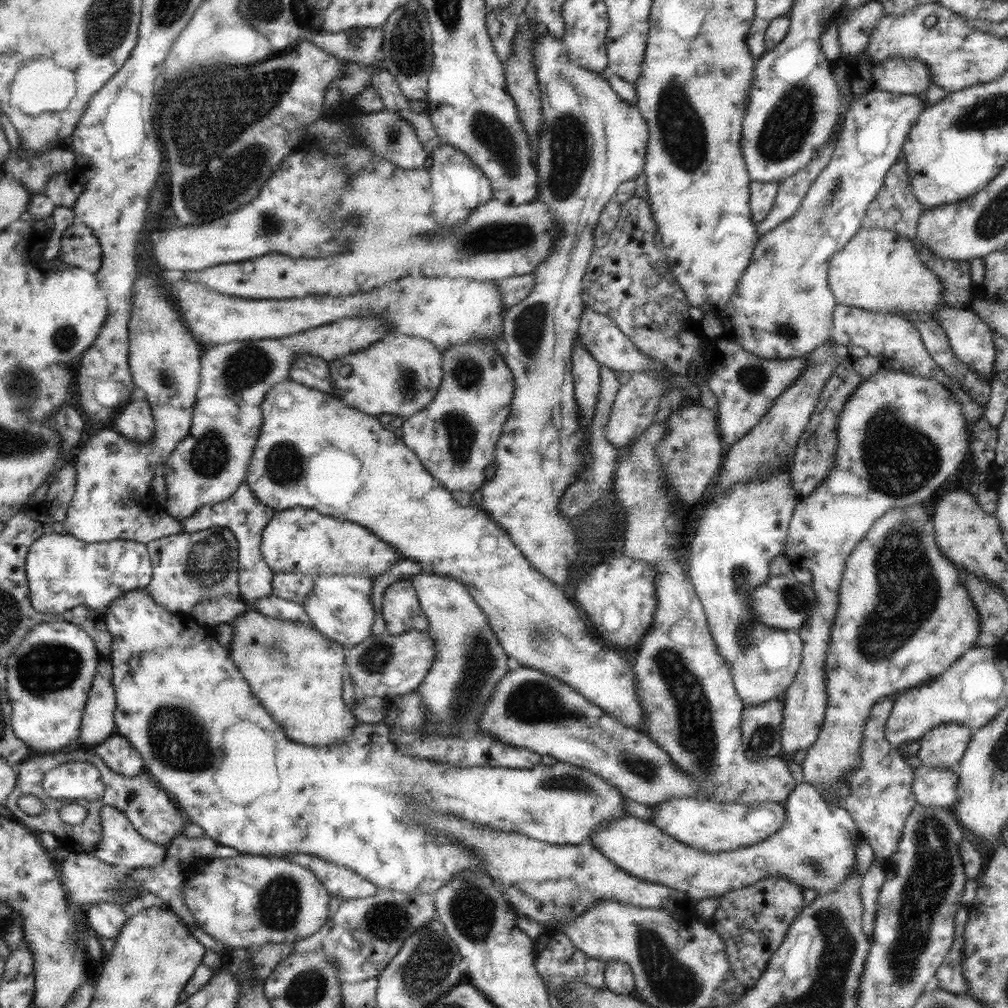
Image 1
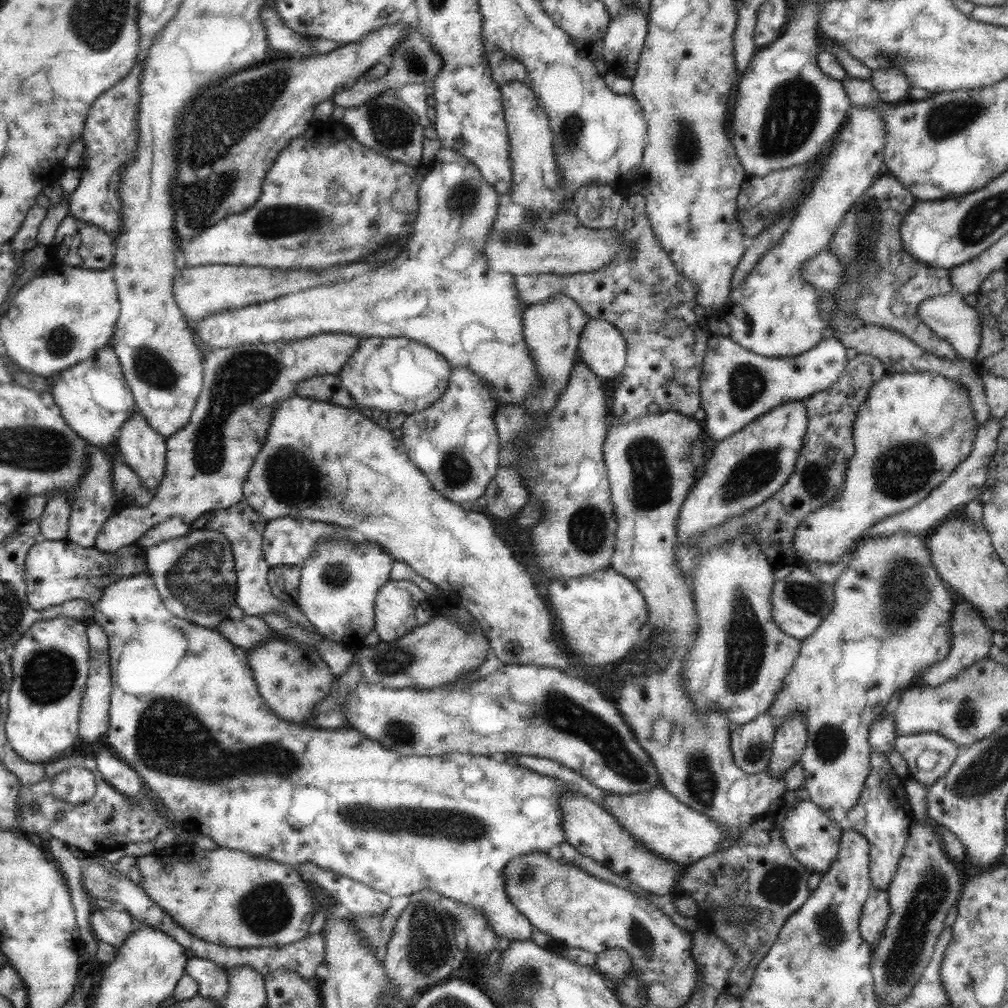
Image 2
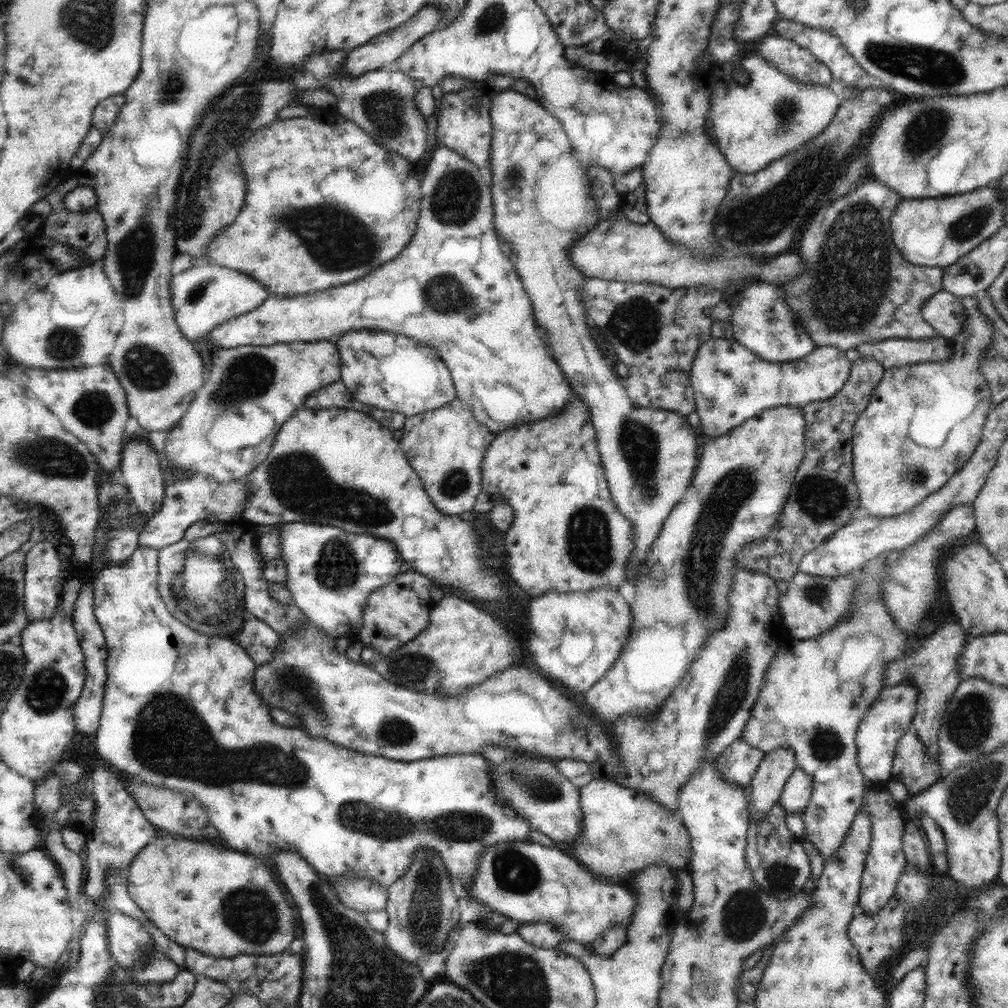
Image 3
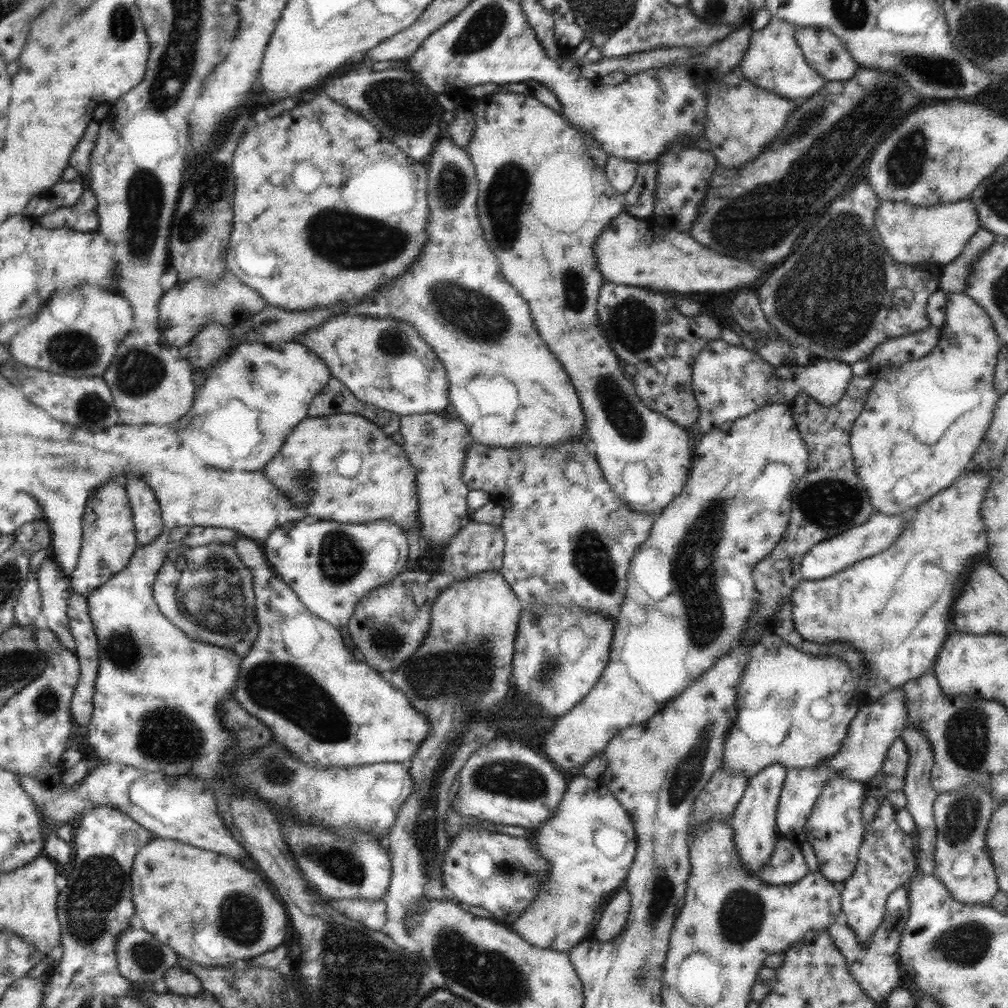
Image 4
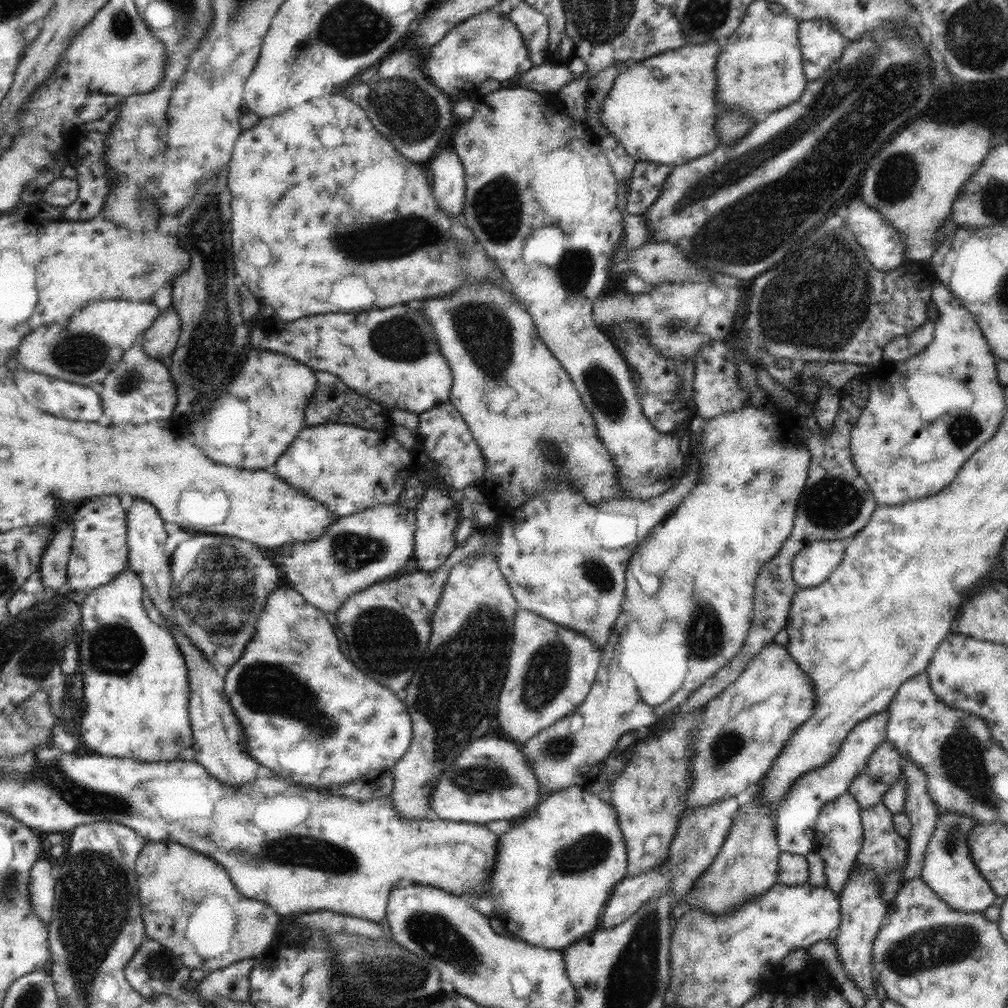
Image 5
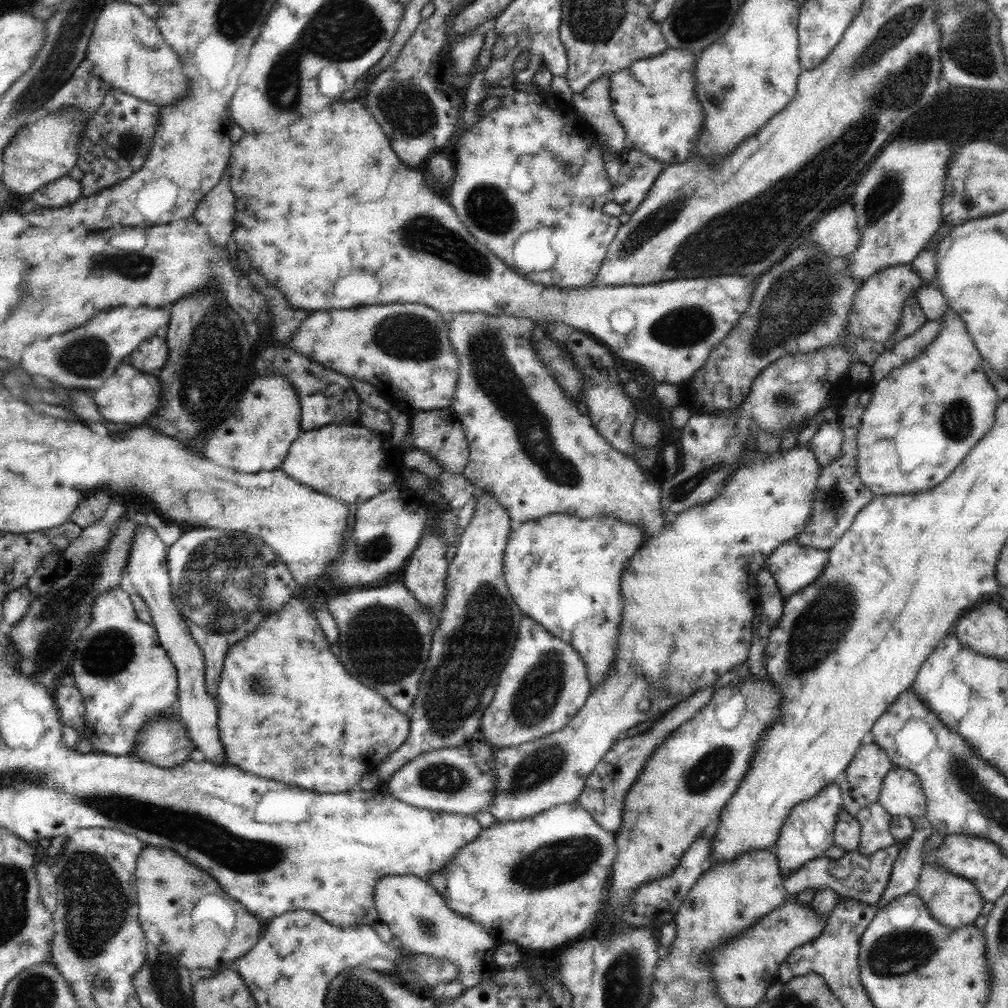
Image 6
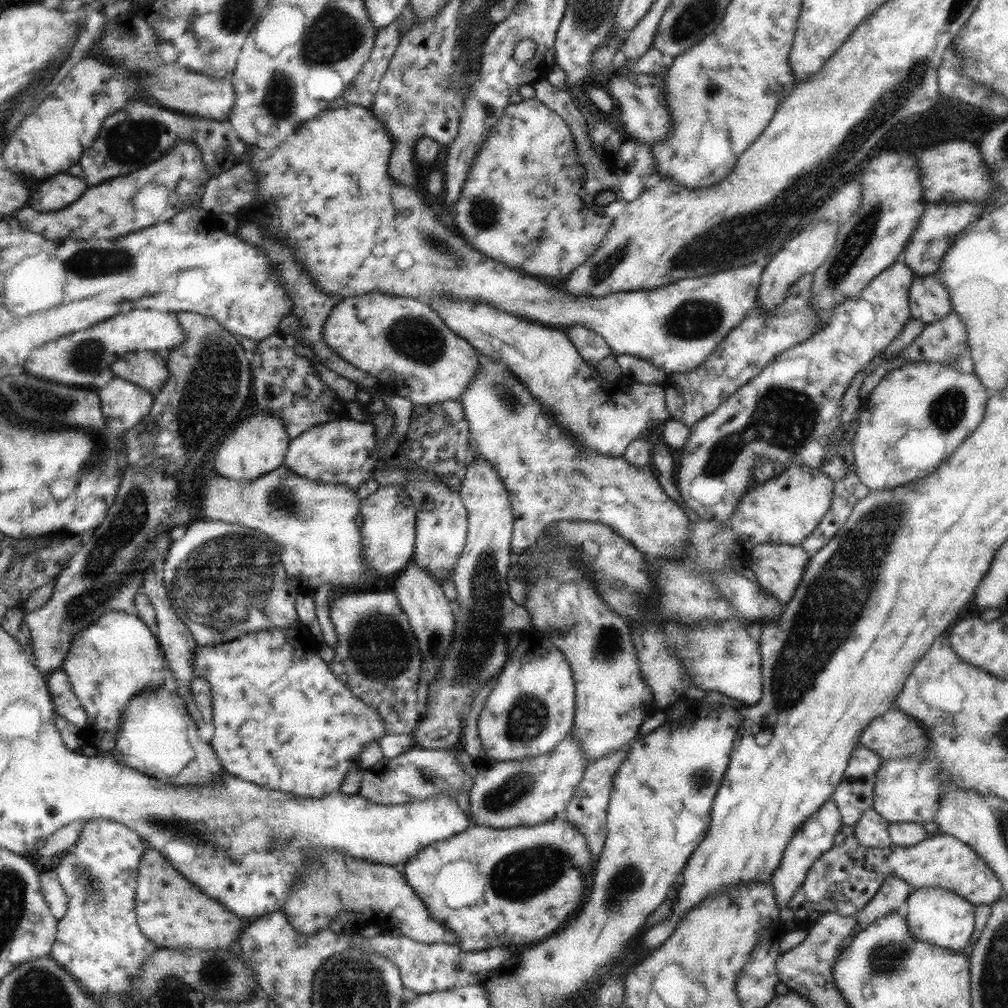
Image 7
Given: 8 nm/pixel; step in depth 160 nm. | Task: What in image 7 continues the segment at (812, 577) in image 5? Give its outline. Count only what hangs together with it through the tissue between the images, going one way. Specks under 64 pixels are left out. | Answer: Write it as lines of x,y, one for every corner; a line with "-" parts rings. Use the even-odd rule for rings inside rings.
757,544
750,549
748,566
761,586
784,606
794,596
811,553
788,544

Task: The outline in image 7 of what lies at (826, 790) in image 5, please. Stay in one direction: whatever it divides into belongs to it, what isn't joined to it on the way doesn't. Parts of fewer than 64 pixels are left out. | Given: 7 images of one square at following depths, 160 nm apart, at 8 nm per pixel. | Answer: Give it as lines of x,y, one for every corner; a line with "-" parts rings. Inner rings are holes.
822,826
824,834
810,838
806,830
796,829
792,840
787,844
782,860
770,877
777,906
783,909
792,895
803,885
809,868
834,844
834,836
843,826

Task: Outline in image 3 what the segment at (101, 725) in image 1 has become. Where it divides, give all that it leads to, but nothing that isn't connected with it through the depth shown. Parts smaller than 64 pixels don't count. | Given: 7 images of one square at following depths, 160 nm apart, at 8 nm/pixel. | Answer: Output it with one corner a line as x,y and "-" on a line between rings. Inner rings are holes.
84,583
73,606
73,621
82,652
85,656
86,673
84,689
82,689
81,696
78,698
74,708
74,723
78,731
88,735
94,734
99,728
104,694
106,694
108,658
107,640
93,611
93,592
93,583

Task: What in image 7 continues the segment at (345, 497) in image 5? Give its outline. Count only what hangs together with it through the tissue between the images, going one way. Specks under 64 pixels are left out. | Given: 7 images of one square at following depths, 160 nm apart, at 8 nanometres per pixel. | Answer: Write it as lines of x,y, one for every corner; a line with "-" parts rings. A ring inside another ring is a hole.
349,418
315,424
289,440
283,464
306,480
344,484
356,491
364,482
374,478
373,468
378,461
375,427
370,420

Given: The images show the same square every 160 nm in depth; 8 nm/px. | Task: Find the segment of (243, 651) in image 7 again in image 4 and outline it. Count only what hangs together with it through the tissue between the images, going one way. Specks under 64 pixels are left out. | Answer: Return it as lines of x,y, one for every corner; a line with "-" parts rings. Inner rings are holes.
240,536
236,539
234,544
236,547
237,555
240,560
252,571
253,574
253,591
255,594
255,614
257,614
258,623
258,636
256,640
251,644
251,648
248,650
248,654
241,658
240,672
237,676
236,689
234,689
234,698
238,705
248,712
248,715
252,715
262,721
262,723
268,726
268,729
272,730
272,740
277,742
278,745
284,745
294,759
300,759
302,763
306,763
310,766
334,766
334,767
352,767
368,764
377,763
406,763
412,760
412,756
418,752
421,742
425,739
425,736
430,730
430,721
426,715
420,715
416,709
412,709
412,705
408,701
408,698
400,690
394,688
391,683
384,680
382,675
374,668
372,668
365,661
359,661
354,658
354,655
348,651
346,645
344,645
343,636
341,635
341,630
332,626
329,622
316,618
316,625
318,629
318,638
320,638
319,643
316,648
313,649
310,655
302,656
298,658
297,656
292,656
290,650
286,648
284,640
282,640
282,624
290,618
290,616
296,616
296,614
308,614
310,618
313,618
315,614
310,612
302,601
296,596
296,593
274,572
271,564
266,560
265,552
261,543
256,540
248,539
246,537

